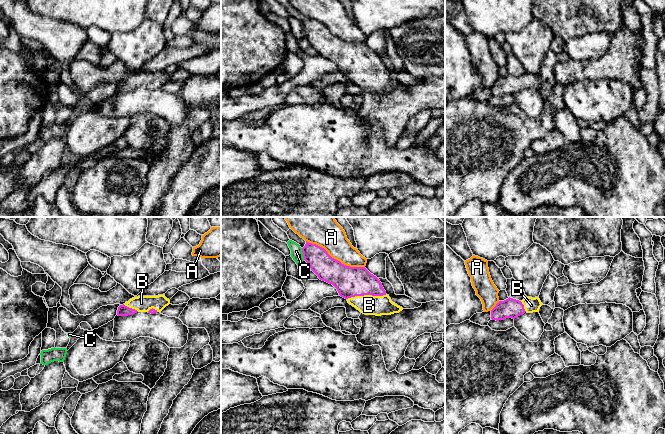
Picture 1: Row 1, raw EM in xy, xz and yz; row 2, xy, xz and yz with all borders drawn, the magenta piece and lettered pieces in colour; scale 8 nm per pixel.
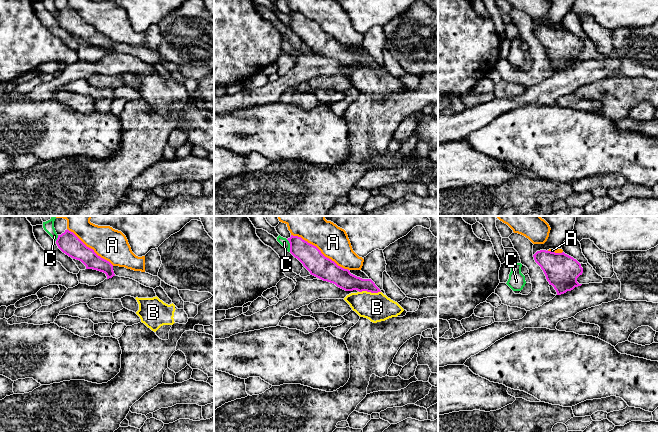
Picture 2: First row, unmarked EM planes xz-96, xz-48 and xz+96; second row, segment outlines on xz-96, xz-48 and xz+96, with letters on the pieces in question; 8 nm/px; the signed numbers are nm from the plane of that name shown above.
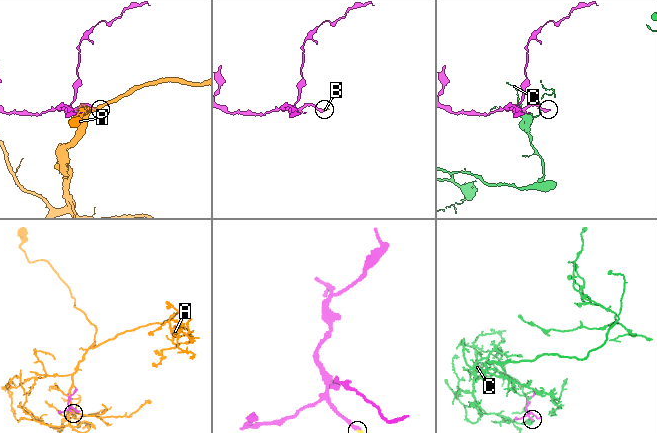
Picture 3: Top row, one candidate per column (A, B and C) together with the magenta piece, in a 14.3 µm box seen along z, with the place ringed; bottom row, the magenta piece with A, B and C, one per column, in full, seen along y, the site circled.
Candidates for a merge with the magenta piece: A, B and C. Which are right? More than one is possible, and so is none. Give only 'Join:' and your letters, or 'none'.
Join: B

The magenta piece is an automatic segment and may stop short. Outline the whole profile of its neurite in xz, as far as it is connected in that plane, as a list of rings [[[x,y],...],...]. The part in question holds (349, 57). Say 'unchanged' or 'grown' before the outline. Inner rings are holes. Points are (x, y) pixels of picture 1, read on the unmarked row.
grown | [[[306,17],[304,36],[322,57],[332,60],[339,71],[365,91],[391,91],[402,83],[391,77],[380,56],[365,43],[350,43],[332,34],[328,28]]]

